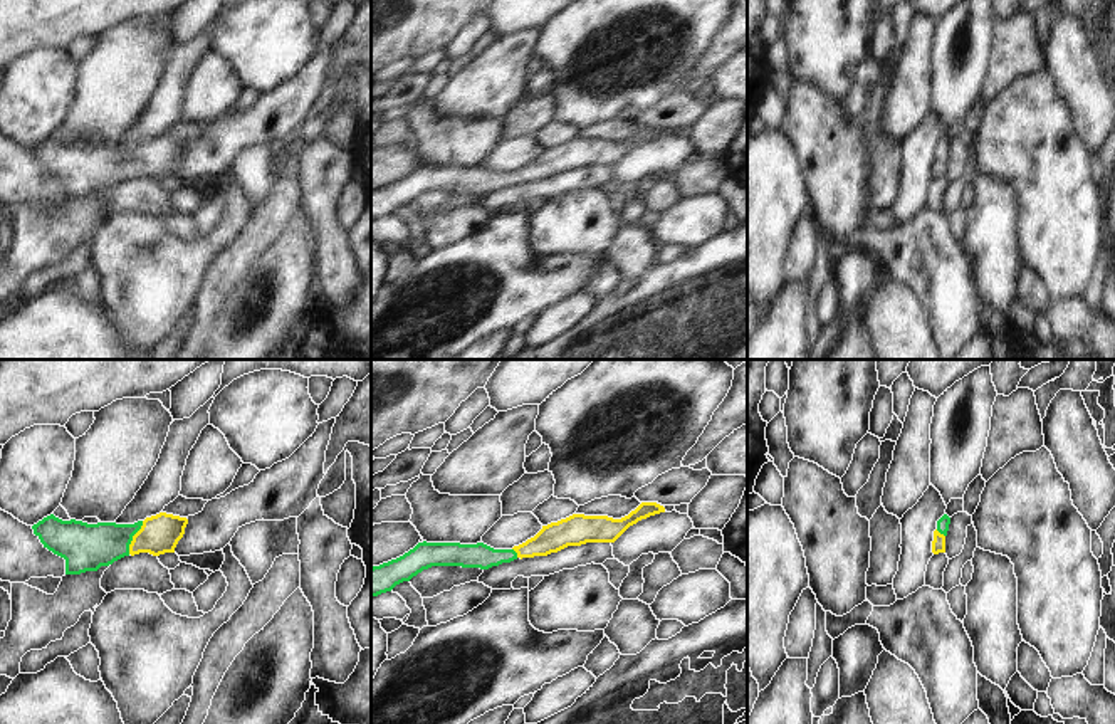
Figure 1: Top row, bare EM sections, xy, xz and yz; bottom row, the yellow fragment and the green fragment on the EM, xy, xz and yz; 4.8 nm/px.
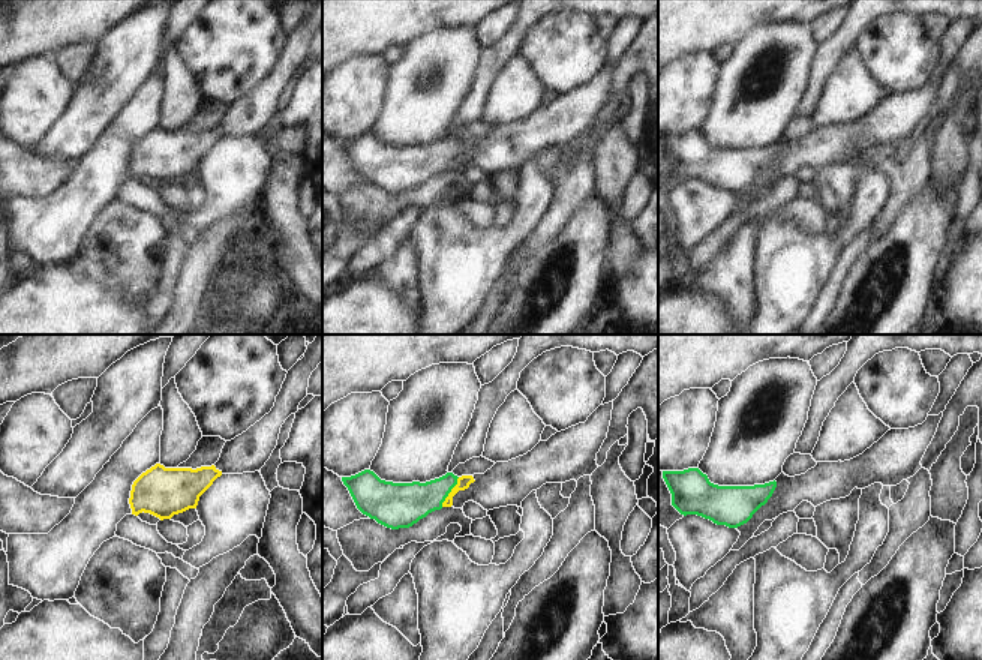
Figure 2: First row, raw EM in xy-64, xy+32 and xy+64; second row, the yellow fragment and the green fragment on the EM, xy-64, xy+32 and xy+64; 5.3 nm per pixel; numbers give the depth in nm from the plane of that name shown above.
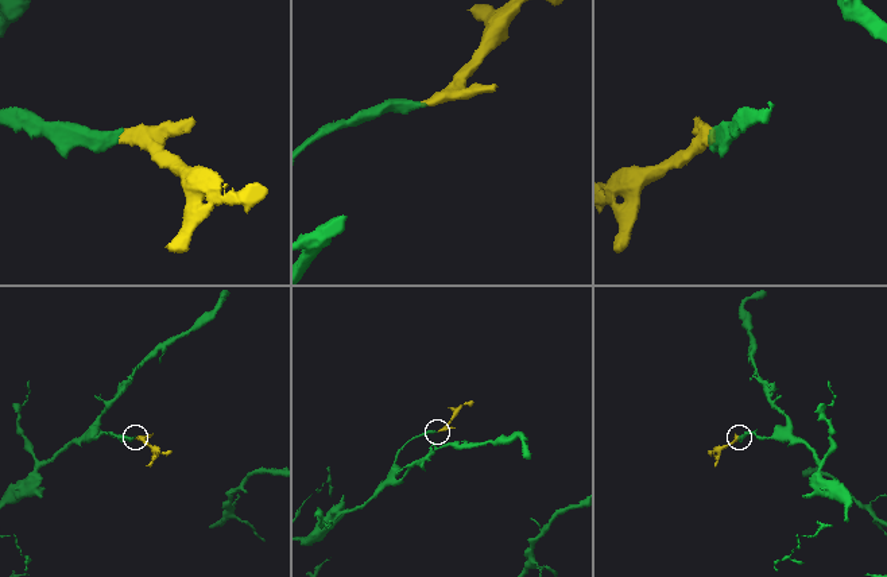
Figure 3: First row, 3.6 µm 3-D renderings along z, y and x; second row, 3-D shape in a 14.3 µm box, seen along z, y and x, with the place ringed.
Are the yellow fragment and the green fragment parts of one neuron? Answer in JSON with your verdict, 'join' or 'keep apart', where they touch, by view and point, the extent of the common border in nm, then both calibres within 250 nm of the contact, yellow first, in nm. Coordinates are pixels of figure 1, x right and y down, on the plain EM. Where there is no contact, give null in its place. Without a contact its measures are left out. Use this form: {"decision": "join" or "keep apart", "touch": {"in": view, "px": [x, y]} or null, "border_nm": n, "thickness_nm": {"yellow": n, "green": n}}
{"decision": "join", "touch": {"in": "xy", "px": [133, 162]}, "border_nm": 180, "thickness_nm": {"yellow": 190, "green": 220}}

